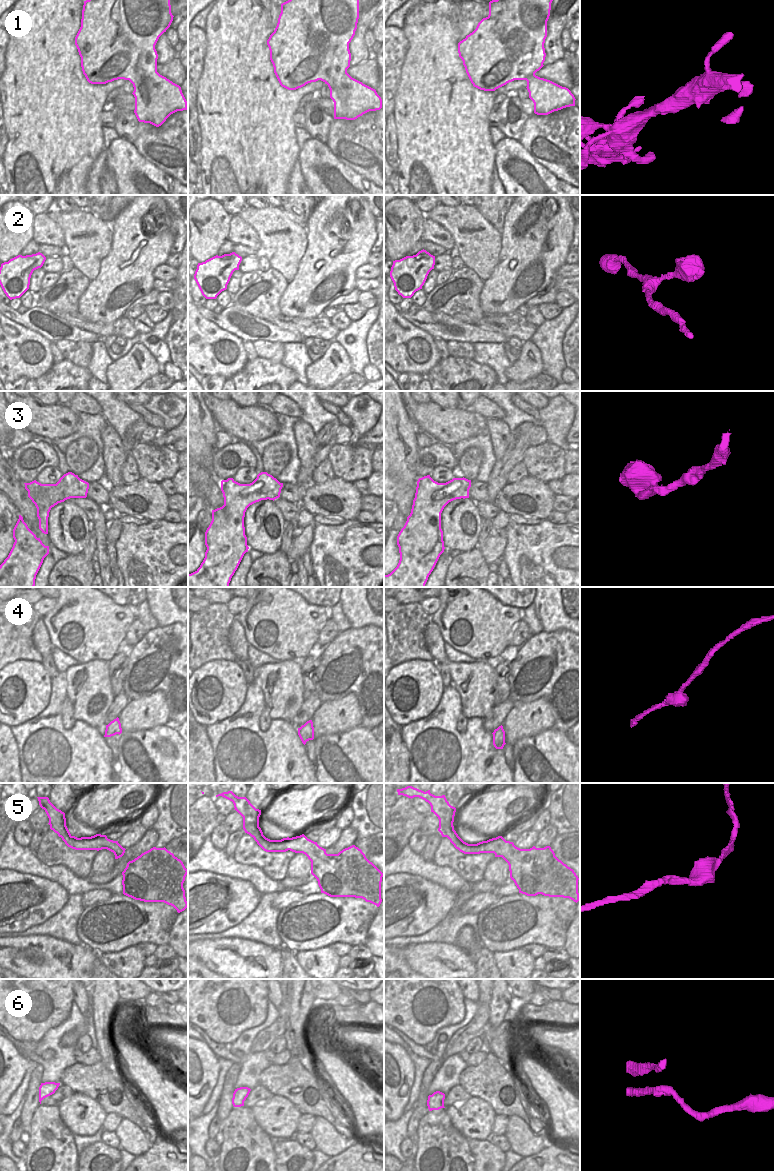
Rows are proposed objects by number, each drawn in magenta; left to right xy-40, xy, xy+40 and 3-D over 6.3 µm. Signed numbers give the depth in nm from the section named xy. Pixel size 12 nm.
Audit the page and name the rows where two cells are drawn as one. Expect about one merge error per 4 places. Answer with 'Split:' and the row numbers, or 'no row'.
Split: no row.

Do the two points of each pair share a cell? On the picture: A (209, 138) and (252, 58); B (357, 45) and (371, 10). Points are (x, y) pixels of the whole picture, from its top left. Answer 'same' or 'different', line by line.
A: same
B: same

